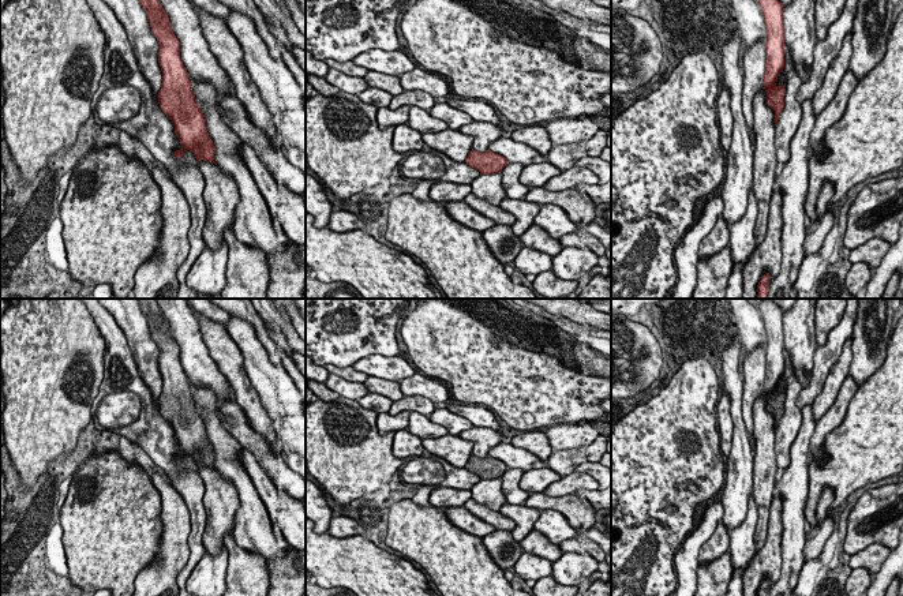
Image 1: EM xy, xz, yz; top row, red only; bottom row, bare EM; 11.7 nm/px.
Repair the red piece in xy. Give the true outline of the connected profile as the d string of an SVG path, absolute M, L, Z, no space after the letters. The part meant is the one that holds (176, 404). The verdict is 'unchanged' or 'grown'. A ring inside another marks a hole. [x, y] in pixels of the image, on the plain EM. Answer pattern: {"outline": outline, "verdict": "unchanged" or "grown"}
{"outline": "M139 299L139 308L160 349L158 368L162 376L162 391L158 397L158 409L172 426L183 450L173 461L181 464L190 456L198 471L201 465L216 469L216 451L209 442L205 420L195 405L192 387L180 363L180 348L172 336L171 326L156 299Z", "verdict": "unchanged"}

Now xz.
{"outline": "M473 454L469 457L465 468L477 475L480 480L501 479L502 475L509 469L507 465L498 458L492 458L490 456L480 458Z", "verdict": "unchanged"}

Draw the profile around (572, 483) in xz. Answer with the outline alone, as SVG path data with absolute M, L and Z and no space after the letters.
M573 472L572 475L561 477L558 481L550 484L543 492L547 496L563 496L577 492L580 488L595 490L599 483L595 477L585 472Z

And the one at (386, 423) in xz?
M404 411L398 415L389 415L389 413L381 413L376 417L376 426L378 426L378 432L381 435L386 435L389 432L396 432L400 430L408 430L409 424L409 411Z

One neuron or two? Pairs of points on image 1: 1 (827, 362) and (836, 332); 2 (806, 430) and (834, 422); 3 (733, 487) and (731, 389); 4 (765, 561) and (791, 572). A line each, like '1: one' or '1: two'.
1: one
2: two
3: one
4: two

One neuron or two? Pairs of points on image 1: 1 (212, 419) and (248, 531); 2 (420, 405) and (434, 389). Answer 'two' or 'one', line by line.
1: one
2: two

